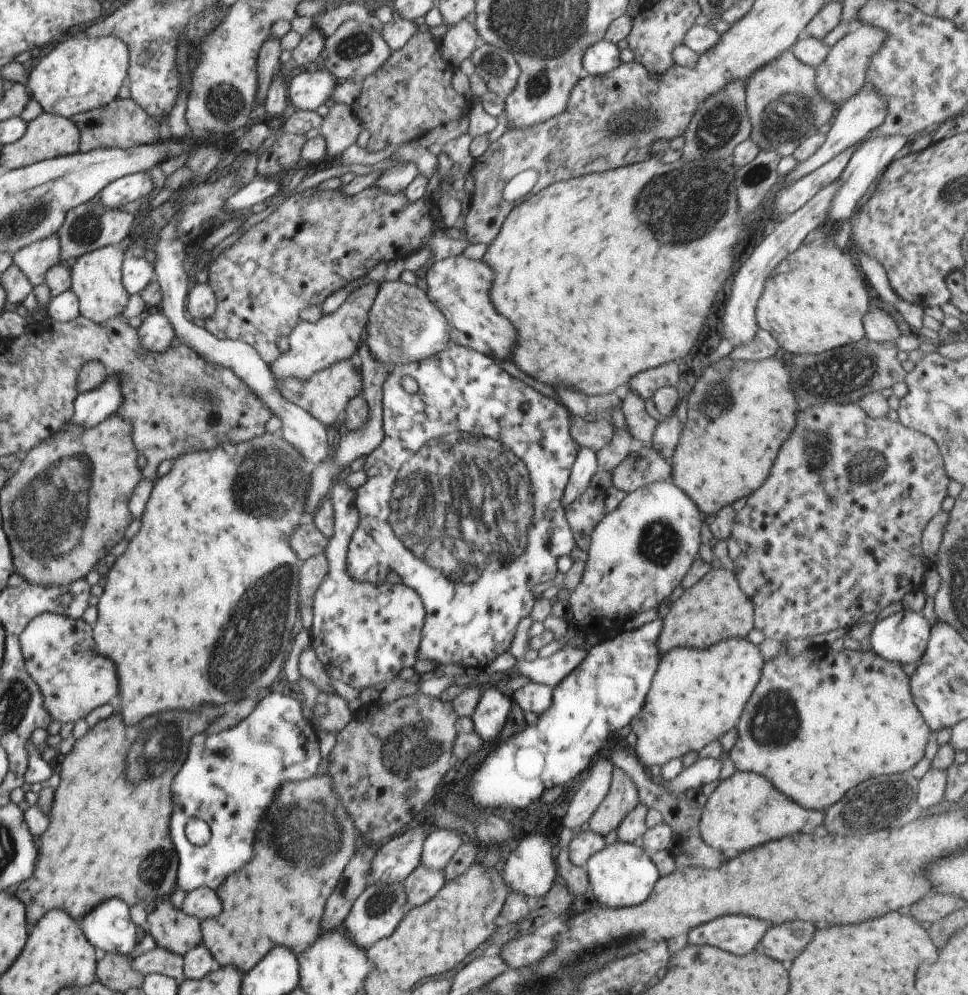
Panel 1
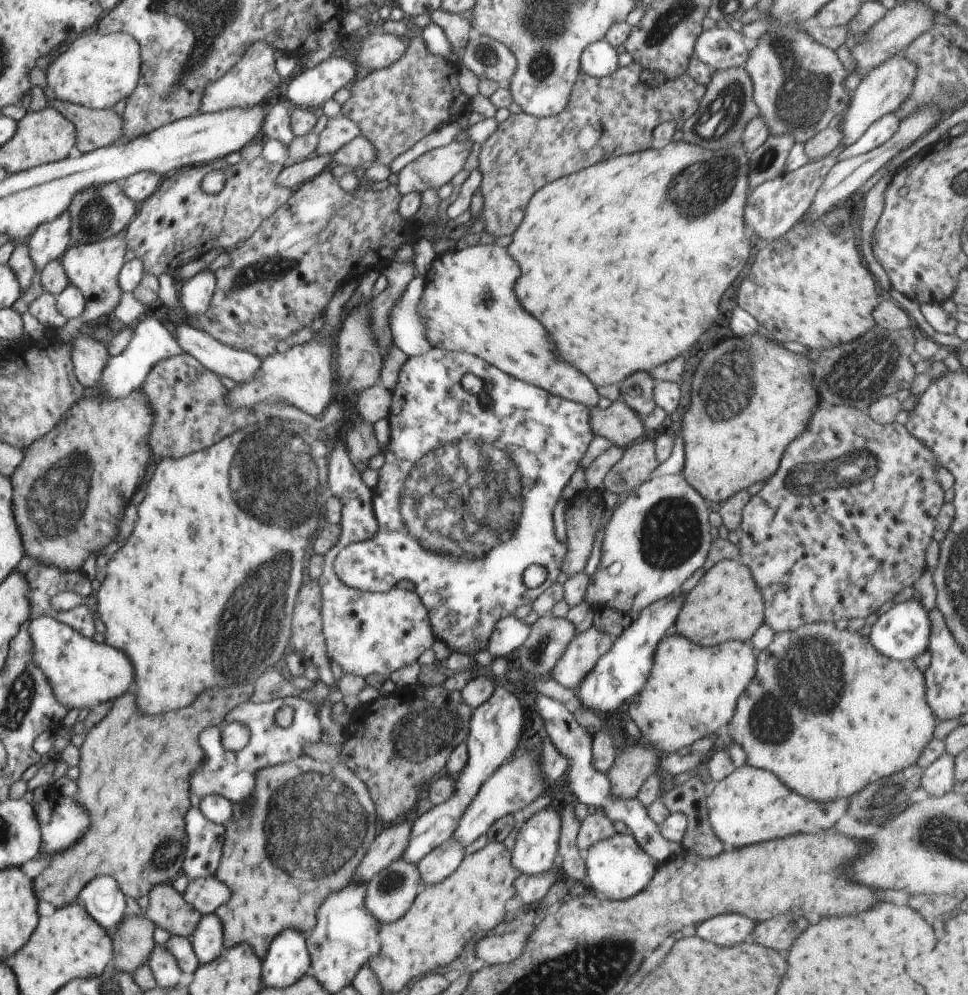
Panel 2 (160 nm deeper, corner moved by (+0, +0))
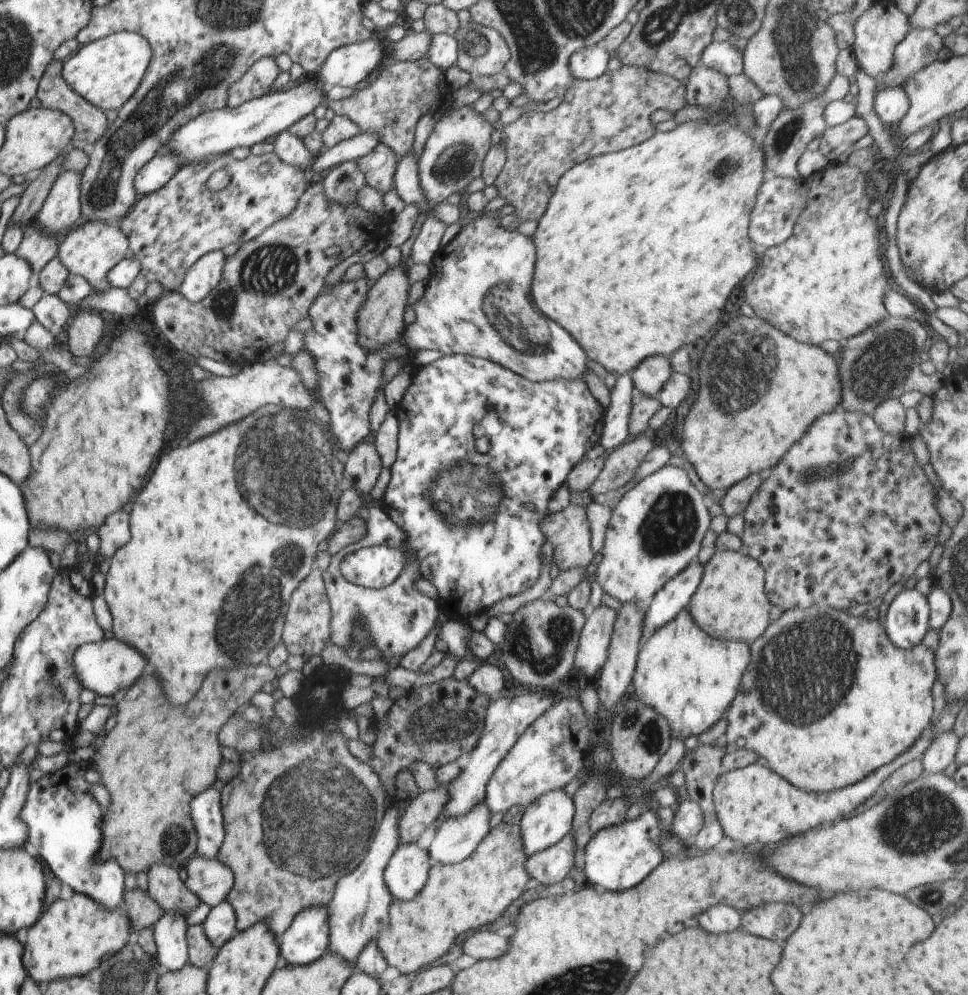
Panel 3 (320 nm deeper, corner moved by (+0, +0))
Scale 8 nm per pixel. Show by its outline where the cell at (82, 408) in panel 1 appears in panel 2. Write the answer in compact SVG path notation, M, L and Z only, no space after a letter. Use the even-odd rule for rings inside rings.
M143 316L131 337L130 343L119 356L109 357L102 373L100 388L112 398L121 399L134 389L140 389L157 362L177 355L190 355L178 344L172 327L164 320Z

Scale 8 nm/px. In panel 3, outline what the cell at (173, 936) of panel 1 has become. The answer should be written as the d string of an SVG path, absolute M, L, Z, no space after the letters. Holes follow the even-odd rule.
M155 862L149 866L148 892L159 902L164 912L179 910L188 917L200 904L199 896L194 894L178 875L179 870L172 865Z

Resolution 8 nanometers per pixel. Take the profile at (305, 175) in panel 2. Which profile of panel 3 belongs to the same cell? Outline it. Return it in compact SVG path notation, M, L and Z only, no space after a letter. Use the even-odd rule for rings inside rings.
M360 132L355 137L342 141L332 148L324 148L313 162L312 176L316 174L317 178L320 178L336 165L346 161L356 161L370 154L380 143L381 140L374 133Z

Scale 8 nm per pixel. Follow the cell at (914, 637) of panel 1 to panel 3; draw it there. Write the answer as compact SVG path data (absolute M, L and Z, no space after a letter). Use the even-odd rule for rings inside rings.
M916 587L904 588L890 603L883 625L893 645L908 650L922 642L929 618L927 596Z

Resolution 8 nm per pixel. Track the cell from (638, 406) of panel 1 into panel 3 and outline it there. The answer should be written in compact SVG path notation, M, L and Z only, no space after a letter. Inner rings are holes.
M668 355L645 358L630 374L635 388L641 393L656 397L664 383L672 376L673 368Z

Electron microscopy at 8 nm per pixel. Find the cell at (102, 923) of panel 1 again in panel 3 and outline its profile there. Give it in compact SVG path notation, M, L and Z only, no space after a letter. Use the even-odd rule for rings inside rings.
M68 762L55 772L45 773L37 782L30 783L26 802L21 808L19 817L27 826L28 838L26 846L32 850L32 844L39 848L38 854L49 866L51 877L58 877L62 882L72 887L72 890L90 896L96 902L103 904L108 910L114 910L123 904L125 870L116 859L97 861L103 845L103 819L100 805L90 793L91 784L84 779L87 770L80 768L79 762Z

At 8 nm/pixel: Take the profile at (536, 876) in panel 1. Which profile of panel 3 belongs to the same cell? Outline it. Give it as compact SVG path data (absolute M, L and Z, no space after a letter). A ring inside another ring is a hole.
M564 789L545 792L525 808L519 827L527 858L571 832L575 804Z

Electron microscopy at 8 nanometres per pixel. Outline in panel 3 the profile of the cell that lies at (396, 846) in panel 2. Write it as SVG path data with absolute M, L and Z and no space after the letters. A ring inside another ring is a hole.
M439 785L434 790L416 794L399 820L399 833L402 843L417 841L430 826L438 823L449 801L449 788Z

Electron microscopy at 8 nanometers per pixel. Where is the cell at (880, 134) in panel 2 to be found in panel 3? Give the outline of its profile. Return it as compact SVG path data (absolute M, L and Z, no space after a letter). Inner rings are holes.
M893 86L880 89L874 97L874 108L880 120L894 128L909 109L909 96L905 87Z

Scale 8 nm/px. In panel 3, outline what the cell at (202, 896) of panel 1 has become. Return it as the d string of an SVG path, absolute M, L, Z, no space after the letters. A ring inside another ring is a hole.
M194 854L188 860L186 869L186 886L199 896L200 902L205 902L208 906L216 906L226 899L235 883L230 867L217 857Z

